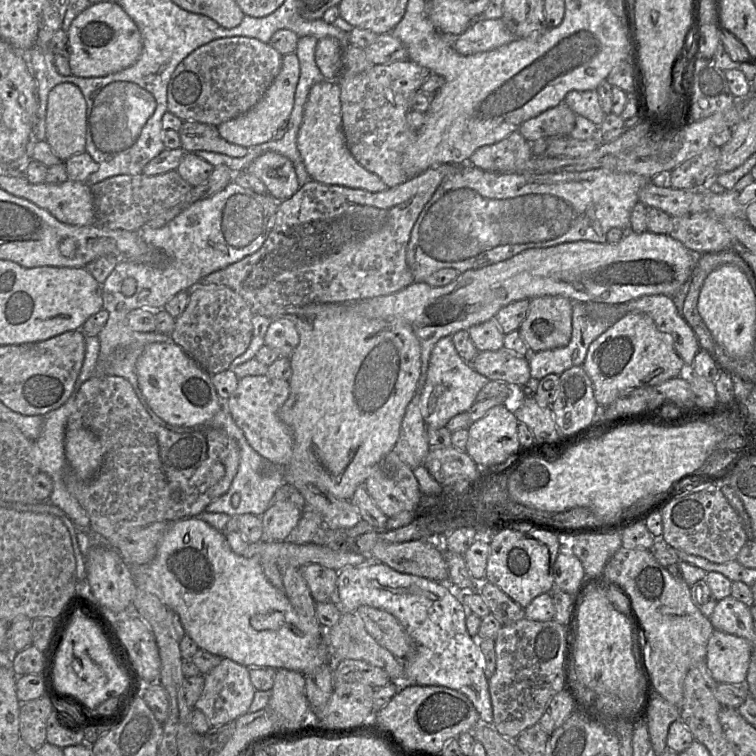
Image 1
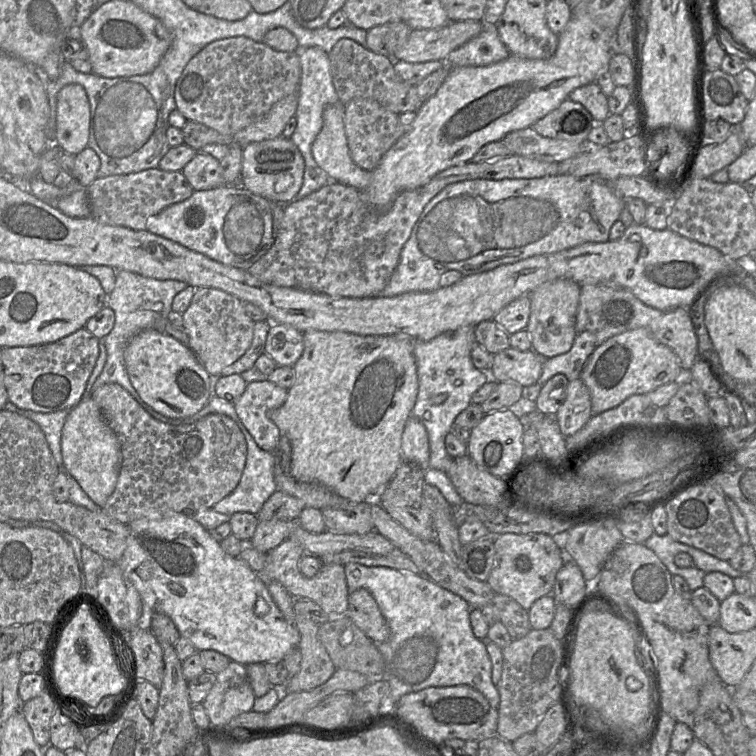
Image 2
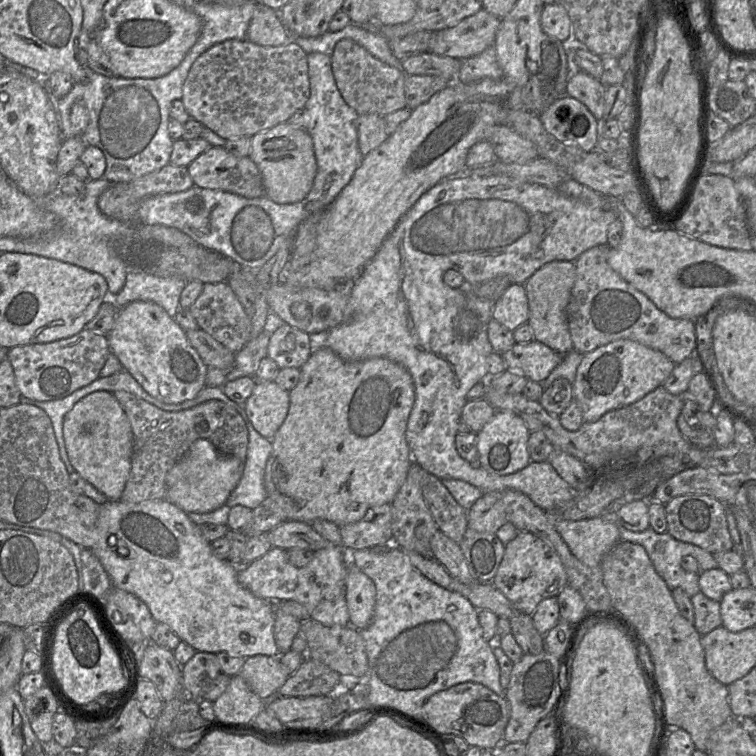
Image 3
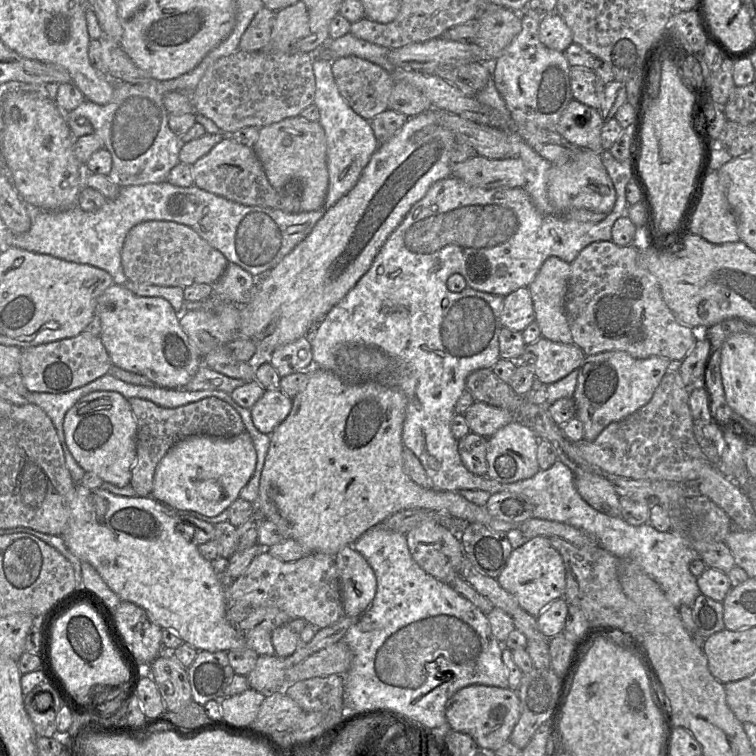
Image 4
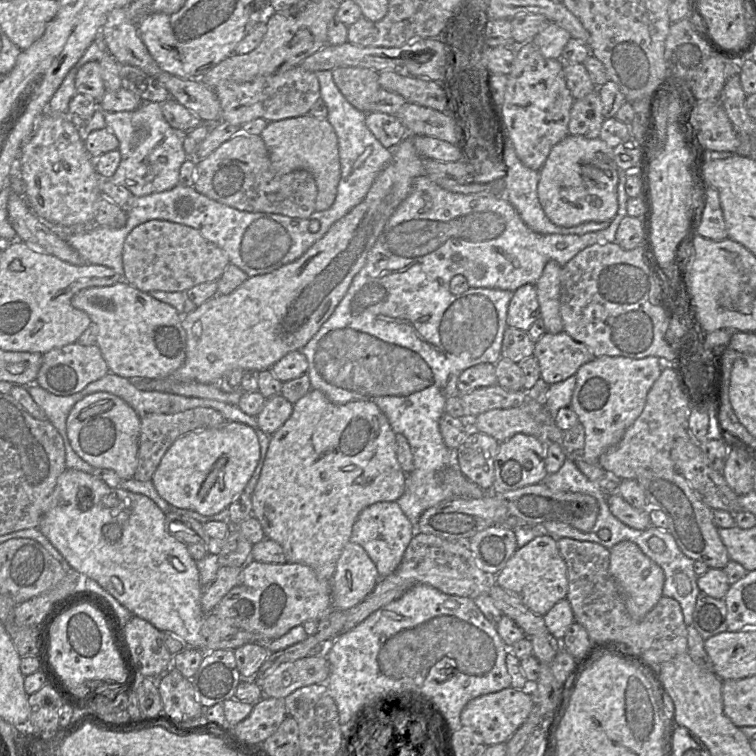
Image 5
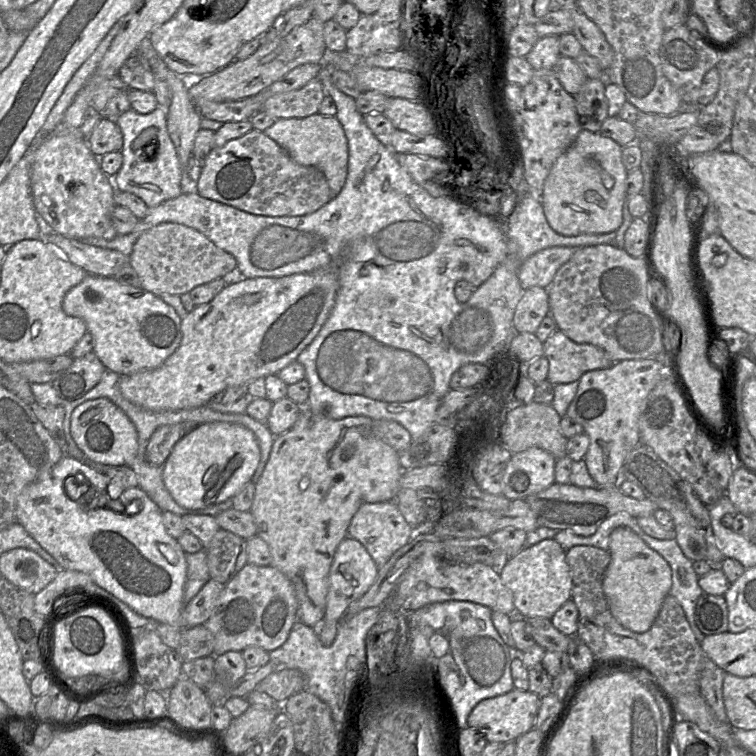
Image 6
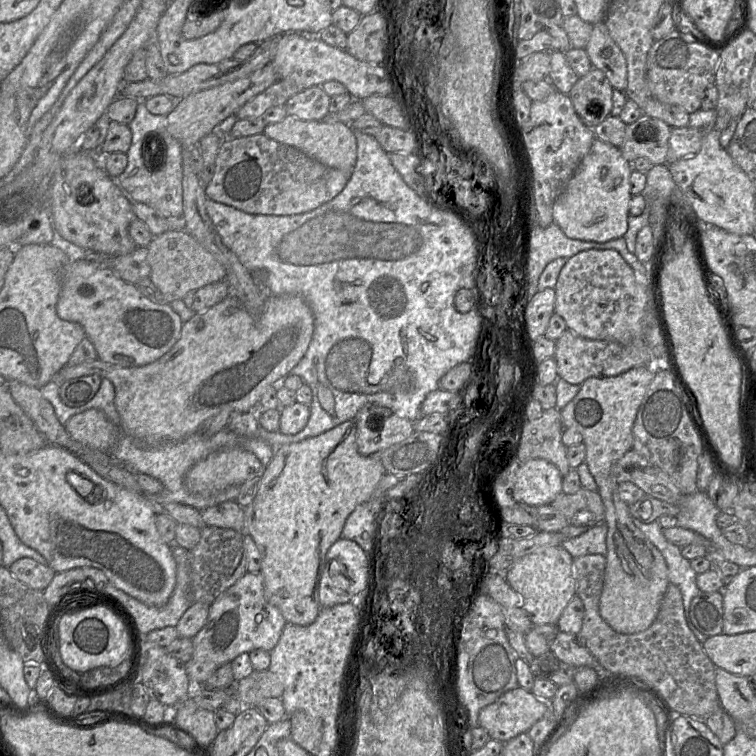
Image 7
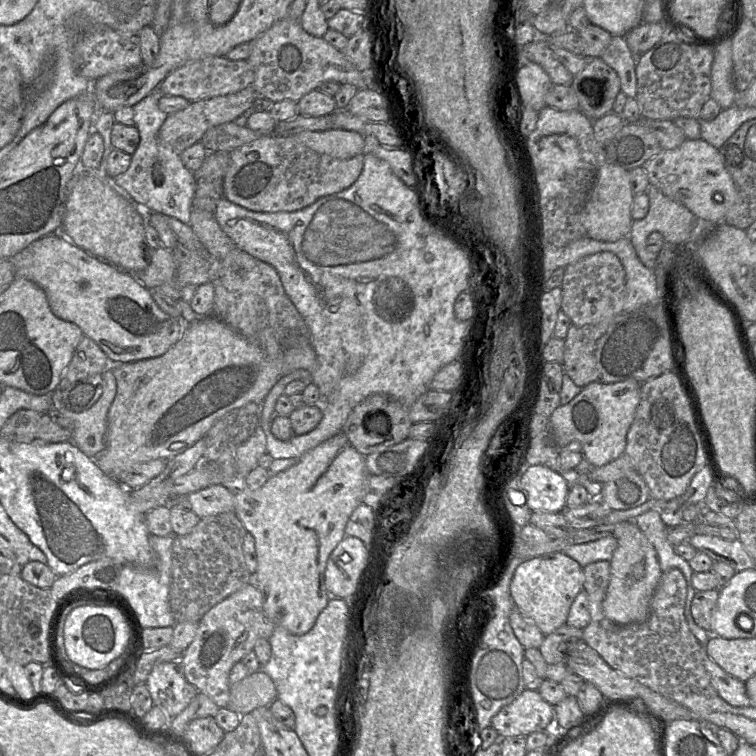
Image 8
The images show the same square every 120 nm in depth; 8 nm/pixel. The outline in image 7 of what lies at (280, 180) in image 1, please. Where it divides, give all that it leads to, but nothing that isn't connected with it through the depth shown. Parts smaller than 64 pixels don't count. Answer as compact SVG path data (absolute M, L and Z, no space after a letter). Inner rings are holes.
M287 115L283 120L267 124L263 133L270 139L292 146L322 164L339 170L353 170L357 160L357 141L350 125L325 120L306 121Z

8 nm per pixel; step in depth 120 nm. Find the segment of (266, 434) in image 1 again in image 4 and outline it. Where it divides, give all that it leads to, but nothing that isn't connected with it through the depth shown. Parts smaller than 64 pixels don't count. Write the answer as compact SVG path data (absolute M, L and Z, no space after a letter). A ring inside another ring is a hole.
M265 390L251 407L254 426L264 434L271 434L288 416L292 408L292 398L281 390Z

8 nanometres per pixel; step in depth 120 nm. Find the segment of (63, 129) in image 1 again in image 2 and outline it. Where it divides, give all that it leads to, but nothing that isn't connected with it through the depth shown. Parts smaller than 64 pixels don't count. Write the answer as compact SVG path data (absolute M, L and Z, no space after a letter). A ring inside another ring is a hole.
M68 84L57 95L56 144L71 155L79 154L88 145L90 105L80 84Z

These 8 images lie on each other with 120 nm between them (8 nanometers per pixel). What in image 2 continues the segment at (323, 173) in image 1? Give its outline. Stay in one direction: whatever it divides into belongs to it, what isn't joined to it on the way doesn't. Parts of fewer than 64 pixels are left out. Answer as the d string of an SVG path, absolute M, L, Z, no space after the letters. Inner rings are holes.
M341 102L326 106L323 111L322 128L312 143L312 155L318 166L328 174L332 181L346 184L362 191L369 186L372 171L360 168L352 160L345 131L344 115L344 104Z

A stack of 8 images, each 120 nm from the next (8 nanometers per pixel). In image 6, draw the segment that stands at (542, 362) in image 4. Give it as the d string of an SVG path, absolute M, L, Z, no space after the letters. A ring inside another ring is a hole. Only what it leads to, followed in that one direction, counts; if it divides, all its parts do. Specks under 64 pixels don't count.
M559 329L543 342L543 356L549 362L546 379L553 385L577 381L587 371L609 368L614 363L603 349L589 343L576 343Z

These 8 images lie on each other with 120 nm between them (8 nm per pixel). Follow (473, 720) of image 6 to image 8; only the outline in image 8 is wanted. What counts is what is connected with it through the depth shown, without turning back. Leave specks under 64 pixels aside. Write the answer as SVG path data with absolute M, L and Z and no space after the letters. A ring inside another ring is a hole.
M525 689L512 703L504 706L491 720L501 736L528 736L545 730L554 717L554 706L546 702L538 691Z

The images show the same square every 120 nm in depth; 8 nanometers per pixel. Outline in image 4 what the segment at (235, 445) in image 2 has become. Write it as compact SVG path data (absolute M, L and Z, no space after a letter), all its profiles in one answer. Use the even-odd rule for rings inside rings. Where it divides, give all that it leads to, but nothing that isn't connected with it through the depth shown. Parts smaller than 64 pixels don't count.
M207 397L176 408L163 408L142 398L127 399L137 422L136 461L132 467L130 486L137 496L151 496L155 469L178 441L192 435L230 438L245 431L239 413L225 401Z

